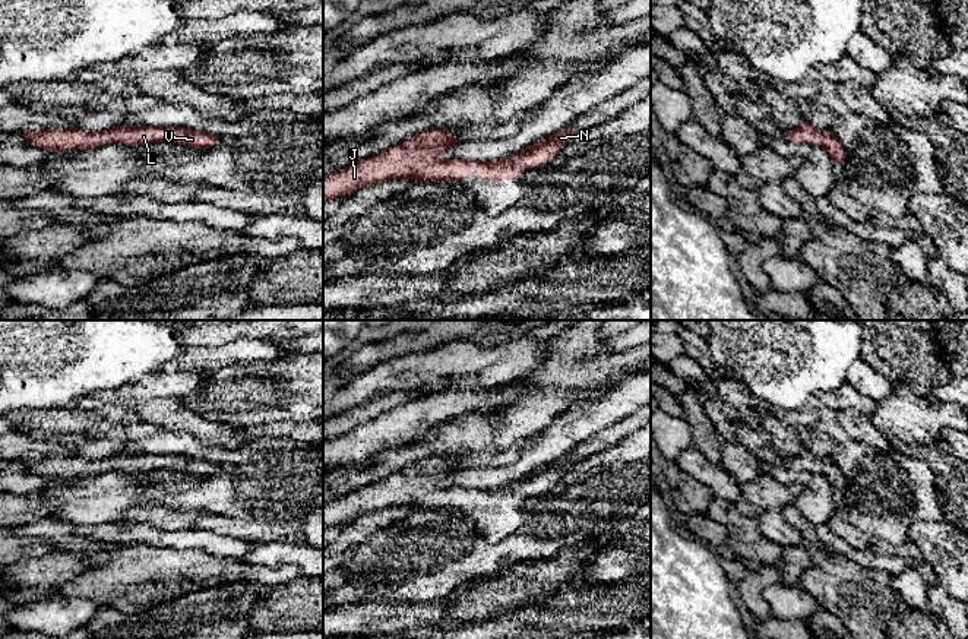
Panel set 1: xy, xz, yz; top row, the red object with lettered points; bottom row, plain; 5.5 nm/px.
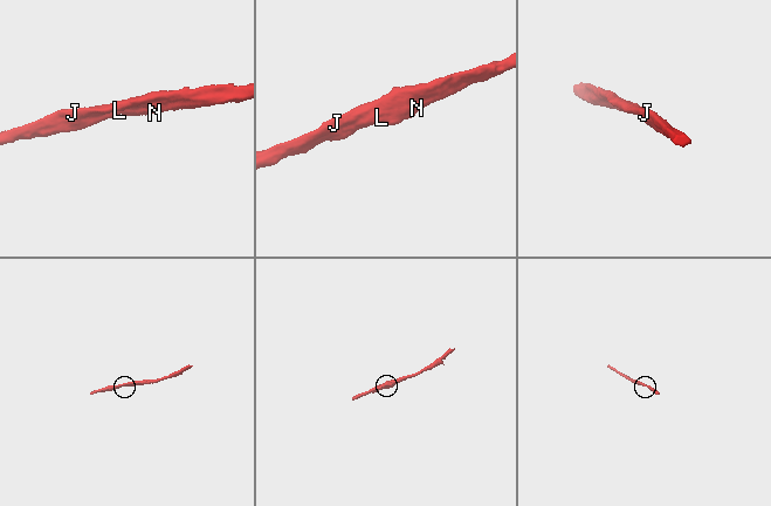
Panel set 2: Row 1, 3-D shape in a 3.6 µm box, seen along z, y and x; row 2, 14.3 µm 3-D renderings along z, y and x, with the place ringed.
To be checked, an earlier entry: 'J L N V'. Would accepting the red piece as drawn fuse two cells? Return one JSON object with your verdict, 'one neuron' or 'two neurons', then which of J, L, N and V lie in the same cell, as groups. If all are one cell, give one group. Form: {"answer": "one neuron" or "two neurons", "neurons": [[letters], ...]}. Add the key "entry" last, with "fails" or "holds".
{"answer": "one neuron", "neurons": [["J", "L", "N", "V"]], "entry": "holds"}

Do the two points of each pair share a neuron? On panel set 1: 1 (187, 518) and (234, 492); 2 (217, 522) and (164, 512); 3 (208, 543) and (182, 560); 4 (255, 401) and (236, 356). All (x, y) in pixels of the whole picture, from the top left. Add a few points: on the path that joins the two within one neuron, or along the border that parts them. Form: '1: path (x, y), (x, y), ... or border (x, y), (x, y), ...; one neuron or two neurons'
1: border (167, 505), (176, 509), (201, 509), (206, 512); two neurons
2: border (206, 513), (189, 527); two neurons
3: border (164, 546), (202, 549), (221, 557), (231, 557); two neurons
4: border (272, 358), (237, 361), (206, 375); two neurons

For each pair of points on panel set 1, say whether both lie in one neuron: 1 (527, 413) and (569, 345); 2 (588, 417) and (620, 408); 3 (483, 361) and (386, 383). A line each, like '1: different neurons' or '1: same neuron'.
1: same neuron
2: same neuron
3: same neuron

